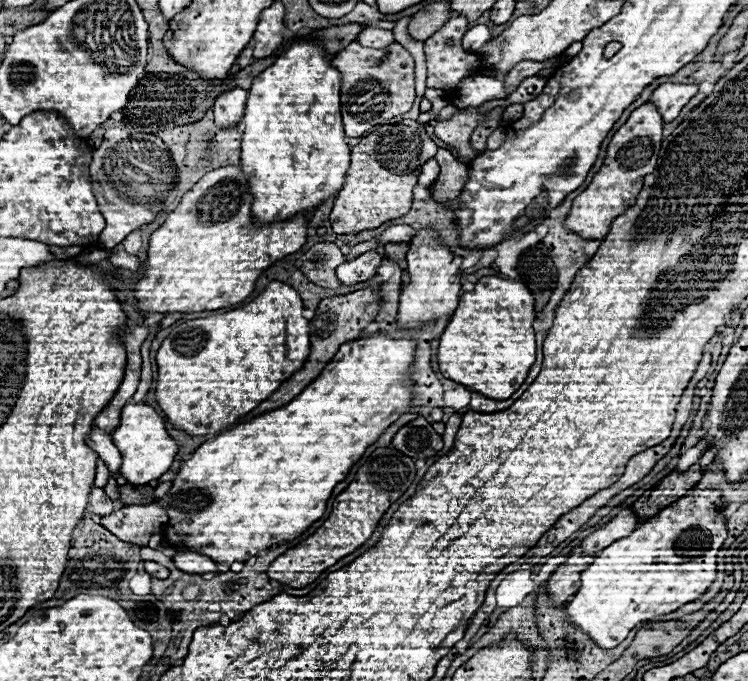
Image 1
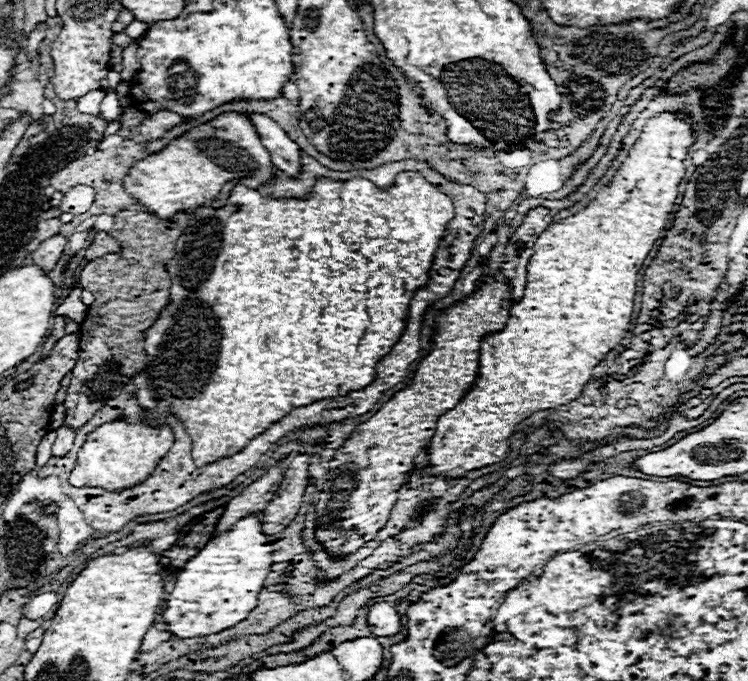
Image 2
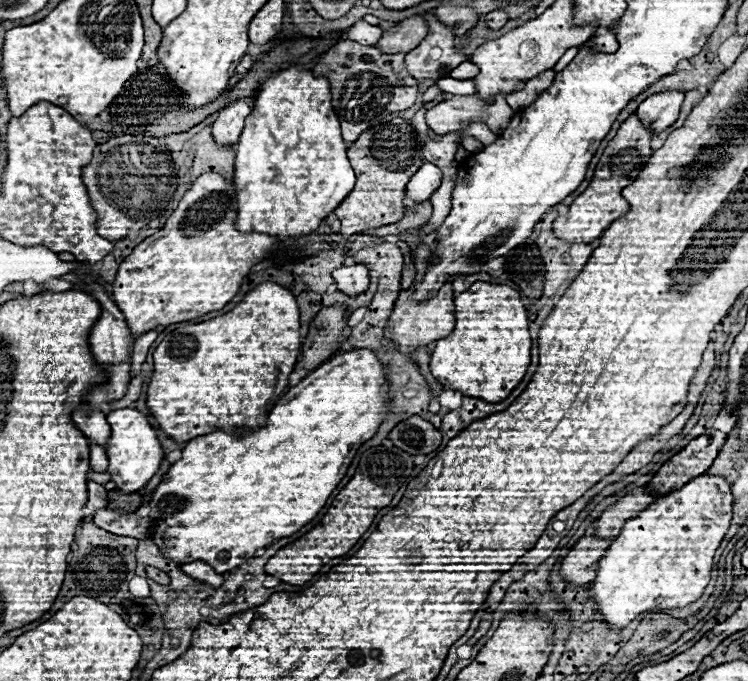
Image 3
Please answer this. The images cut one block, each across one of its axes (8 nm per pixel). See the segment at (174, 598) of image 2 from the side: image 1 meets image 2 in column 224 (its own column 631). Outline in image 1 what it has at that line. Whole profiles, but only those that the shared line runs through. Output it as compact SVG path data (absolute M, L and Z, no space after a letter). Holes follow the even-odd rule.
M694 488L656 516L640 522L628 538L604 548L582 572L582 586L568 602L570 622L588 632L600 648L614 648L638 622L654 620L698 600L716 580L716 554L728 536L720 504L722 490Z

